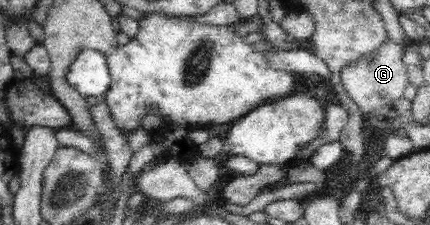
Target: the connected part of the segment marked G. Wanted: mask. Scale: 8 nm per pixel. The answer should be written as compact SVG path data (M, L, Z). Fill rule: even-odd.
M389 37L384 39L383 45L372 50L370 55L364 55L354 62L348 62L348 67L340 69L340 80L350 99L356 103L360 113L365 117L367 113L386 107L389 103L403 97L408 81L408 62L404 61L405 47L392 41Z

